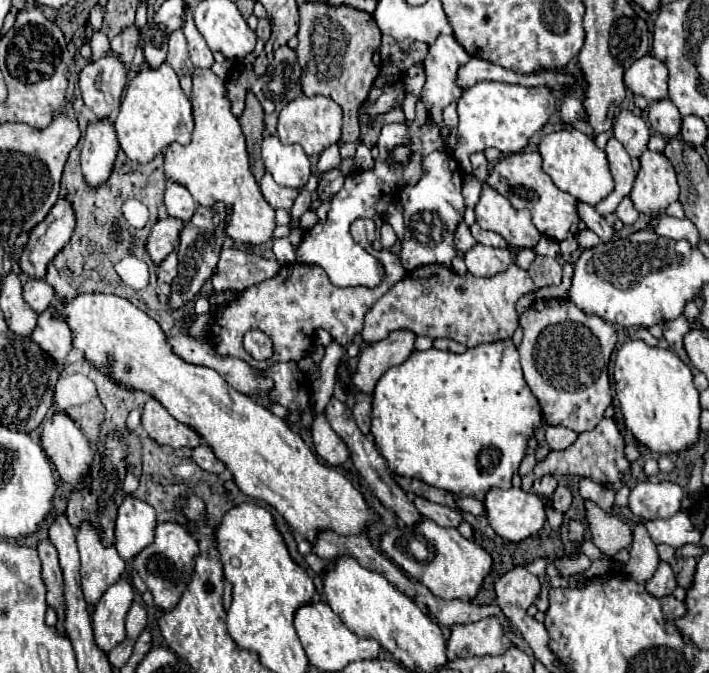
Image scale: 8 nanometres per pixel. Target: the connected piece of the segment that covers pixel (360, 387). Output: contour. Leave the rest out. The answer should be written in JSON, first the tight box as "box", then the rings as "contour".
{"box":[352,331,416,395],"contour":[[[392,331],[386,339],[368,345],[360,353],[356,373],[352,375],[352,391],[370,395],[384,371],[408,359],[414,349],[414,339],[416,335],[412,331]]]}

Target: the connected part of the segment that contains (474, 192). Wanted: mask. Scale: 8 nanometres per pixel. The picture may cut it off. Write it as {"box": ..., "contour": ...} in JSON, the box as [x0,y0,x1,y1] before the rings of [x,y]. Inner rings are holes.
{"box":[462,175,482,207],"contour":[[[468,175],[466,181],[464,181],[464,187],[462,187],[462,195],[464,195],[465,205],[468,207],[474,207],[482,195],[482,183],[476,175]]]}

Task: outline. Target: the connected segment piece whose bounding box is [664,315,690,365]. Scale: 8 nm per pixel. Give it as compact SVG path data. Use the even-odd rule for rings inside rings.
M680 315L680 317L676 317L676 319L668 321L668 323L664 323L664 339L668 341L670 349L672 349L686 365L690 365L690 359L686 357L686 351L684 351L684 345L682 345L682 337L684 337L688 331L690 331L690 323L688 323L688 319L686 319L684 315Z

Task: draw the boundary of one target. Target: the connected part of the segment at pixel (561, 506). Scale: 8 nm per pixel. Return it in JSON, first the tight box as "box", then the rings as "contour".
{"box":[550,485,572,513],"contour":[[[558,485],[556,491],[550,495],[550,505],[552,505],[552,509],[556,509],[556,511],[560,511],[560,513],[566,513],[568,507],[570,507],[570,503],[572,503],[572,493],[570,493],[570,489],[564,487],[564,485]]]}

